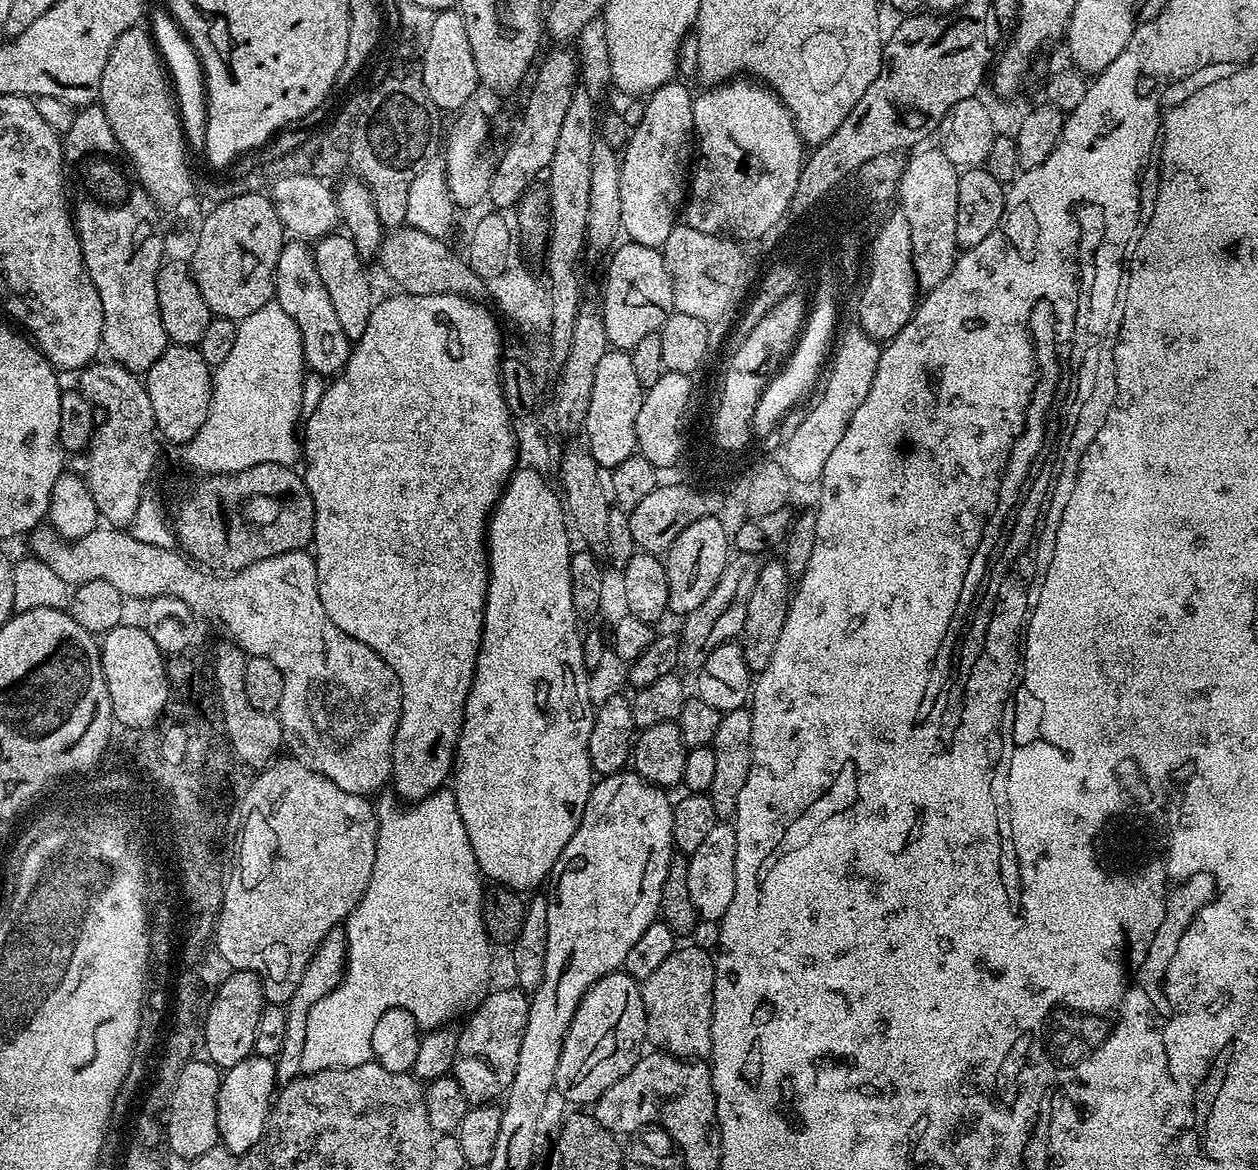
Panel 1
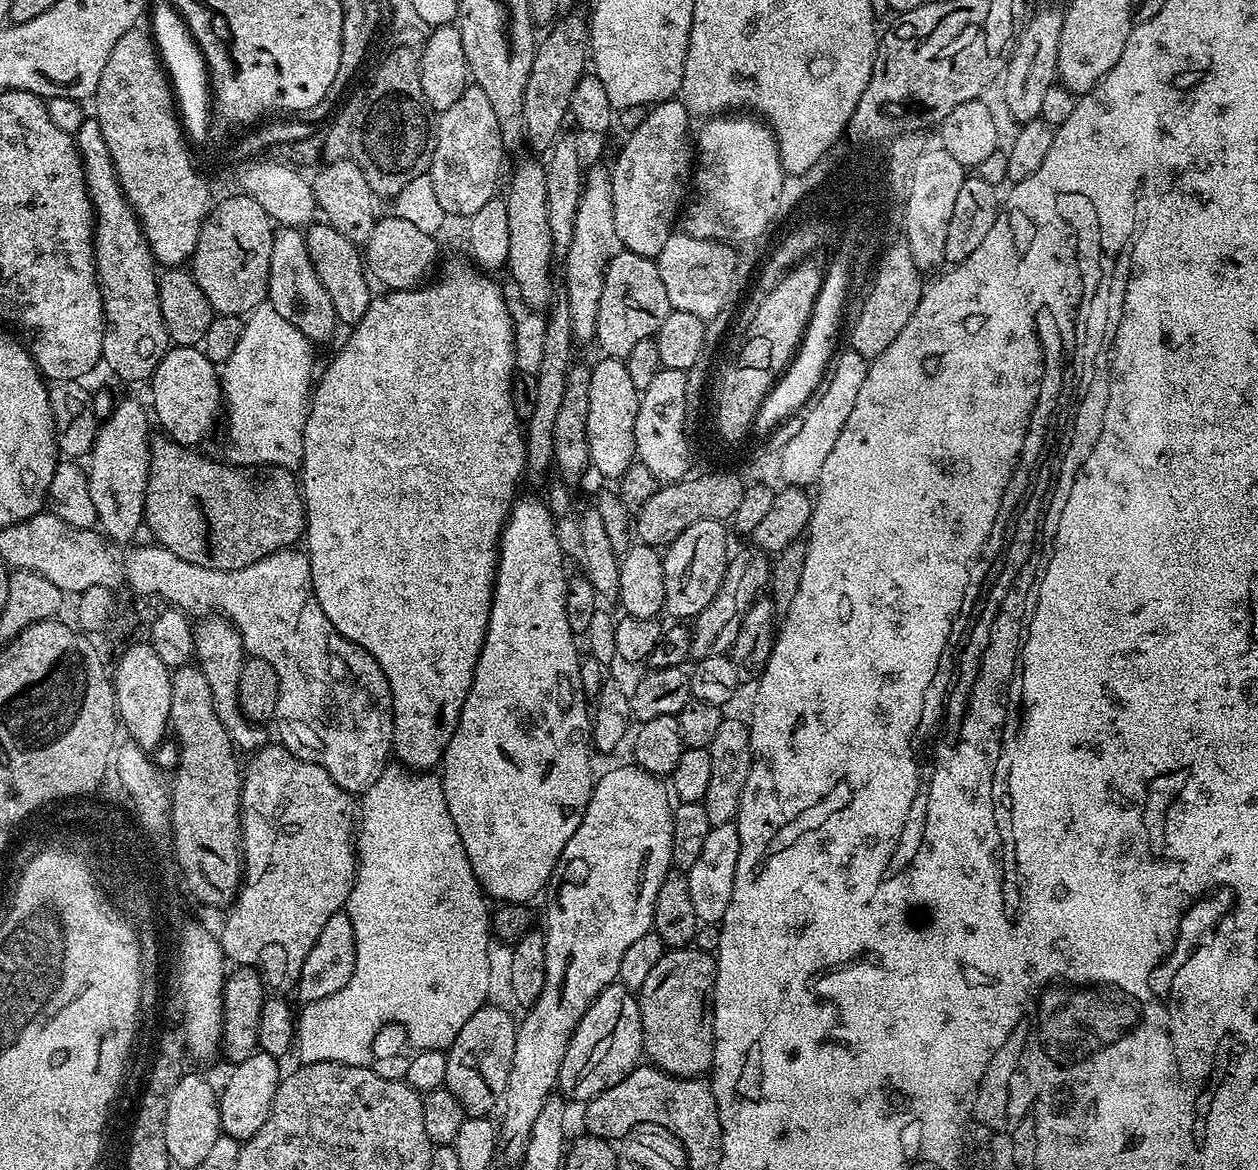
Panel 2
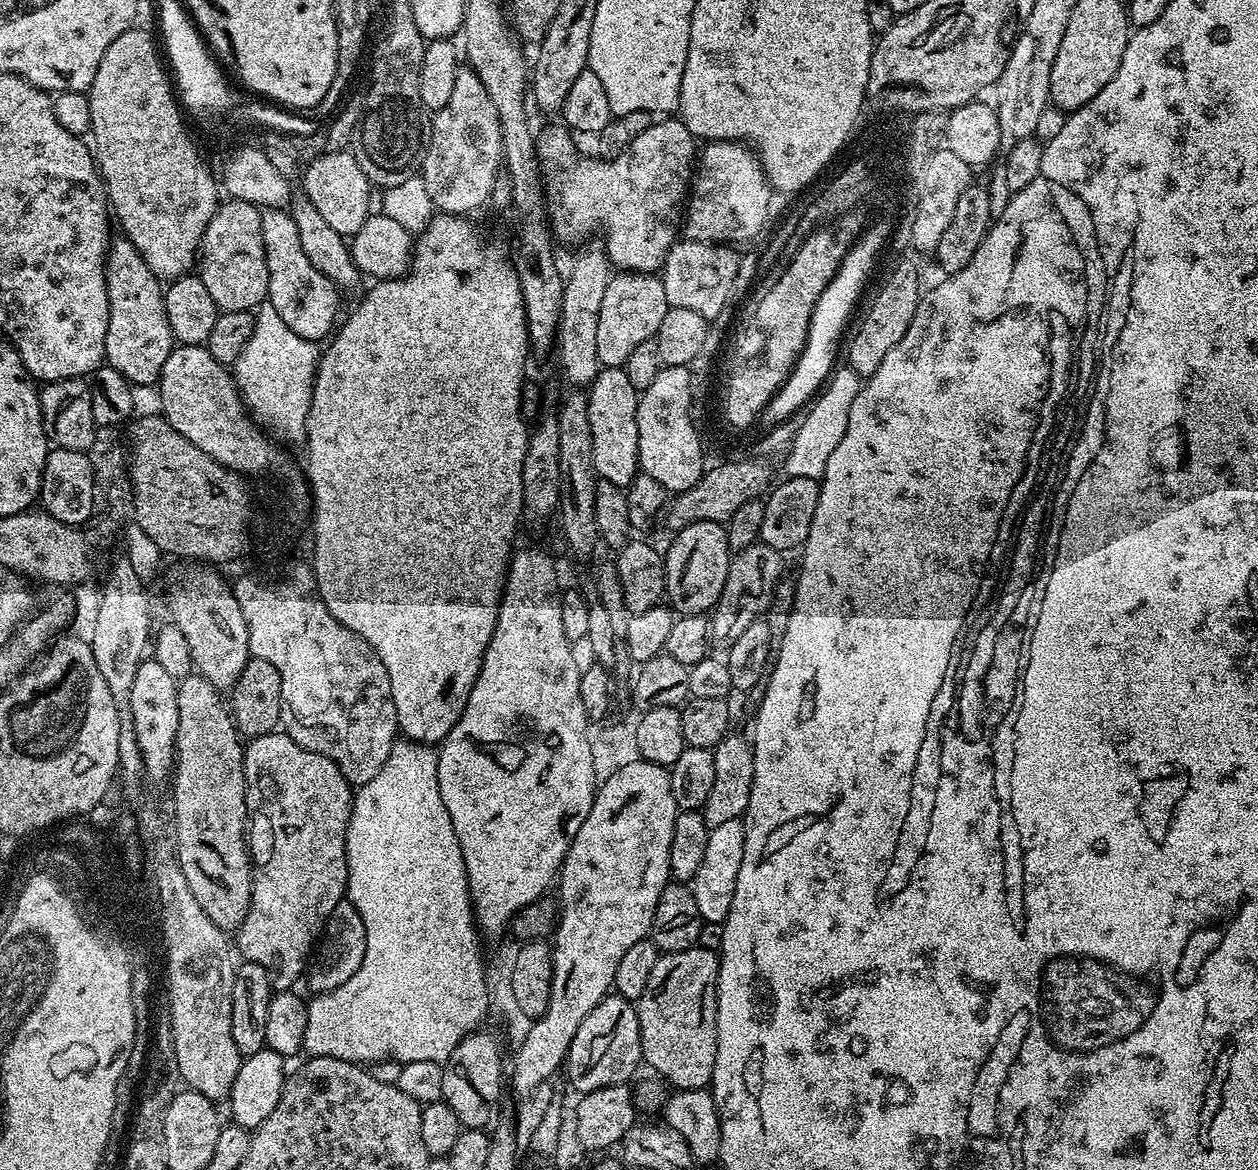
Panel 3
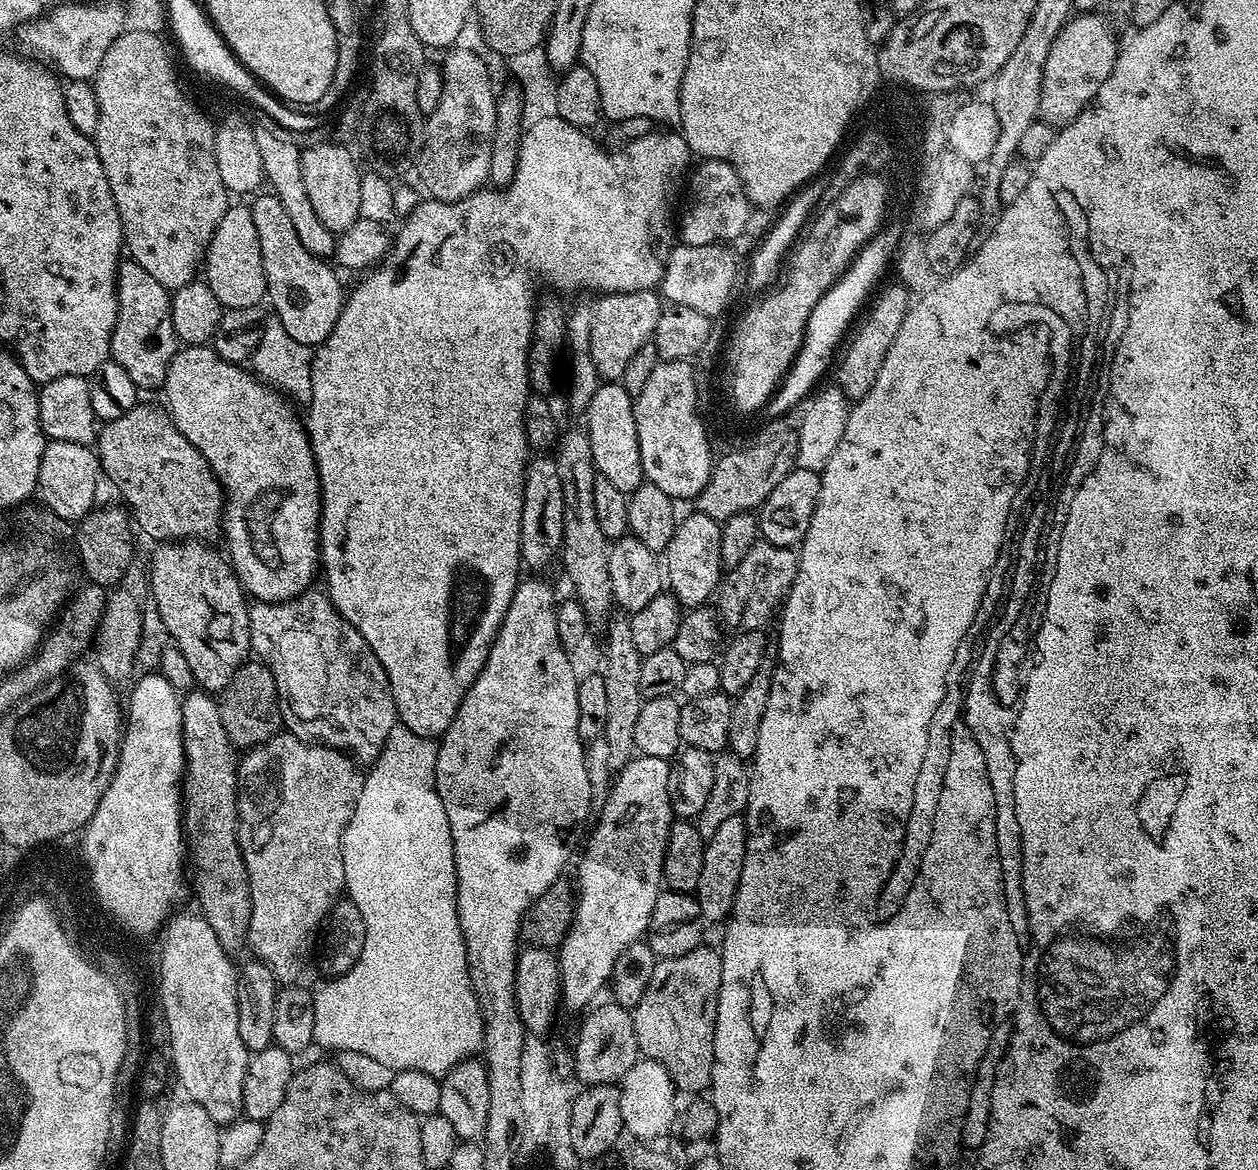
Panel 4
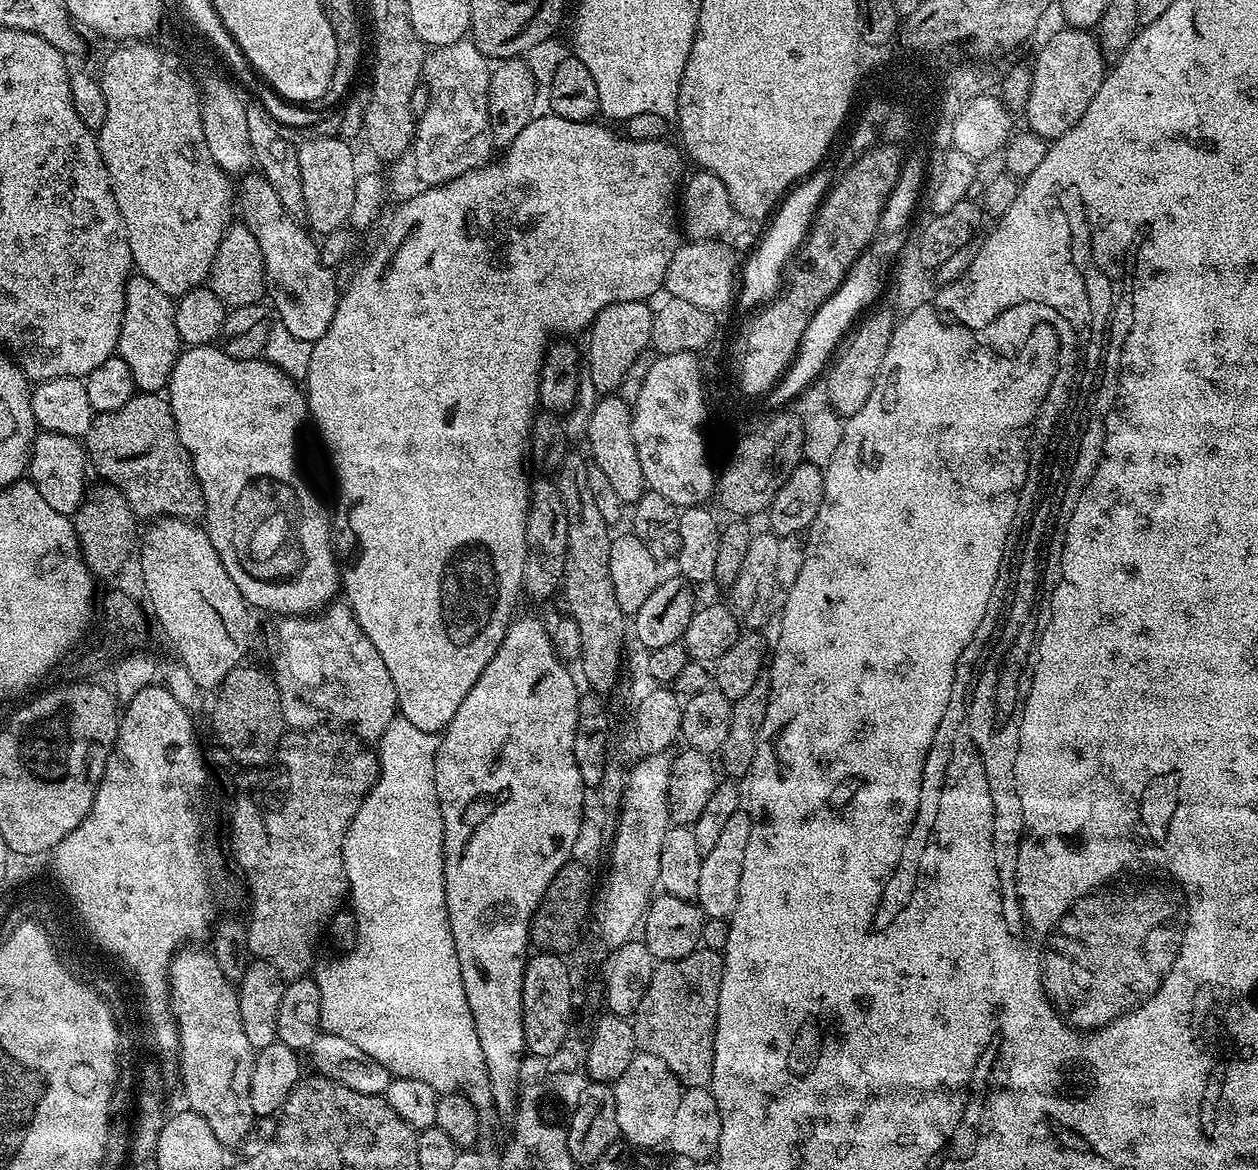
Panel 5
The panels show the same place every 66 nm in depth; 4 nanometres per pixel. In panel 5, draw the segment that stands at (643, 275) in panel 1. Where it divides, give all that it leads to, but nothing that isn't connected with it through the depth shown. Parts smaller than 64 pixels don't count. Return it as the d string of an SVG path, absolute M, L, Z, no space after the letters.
M618 302L602 309L587 329L588 356L586 352L586 377L593 383L600 394L612 394L617 391L626 378L626 370L634 366L638 354L642 354L652 343L651 303Z

